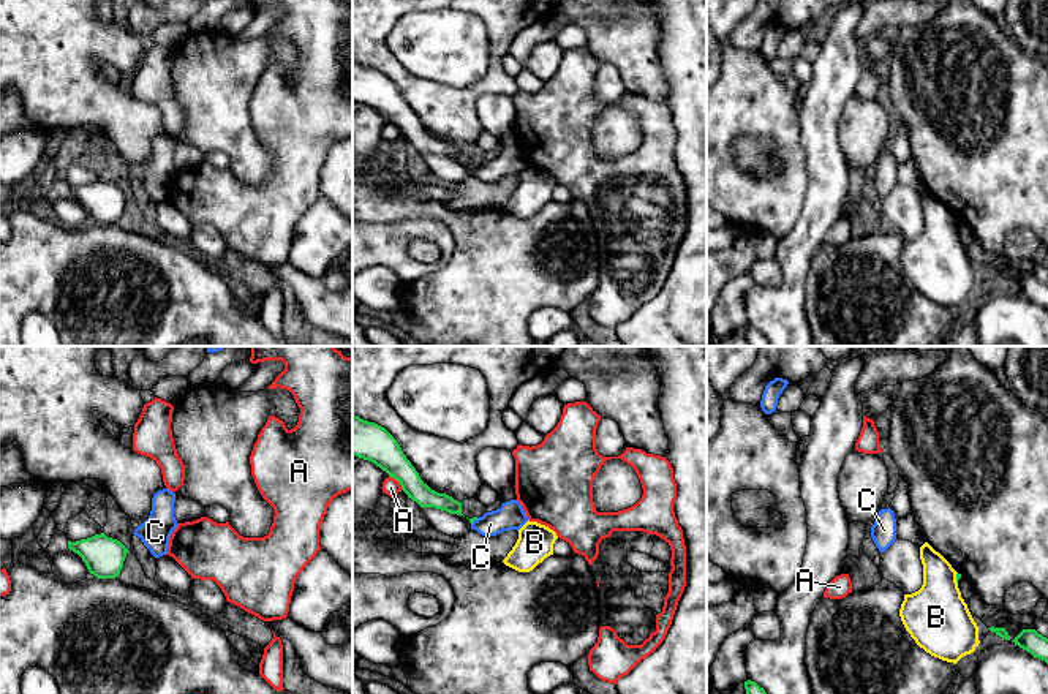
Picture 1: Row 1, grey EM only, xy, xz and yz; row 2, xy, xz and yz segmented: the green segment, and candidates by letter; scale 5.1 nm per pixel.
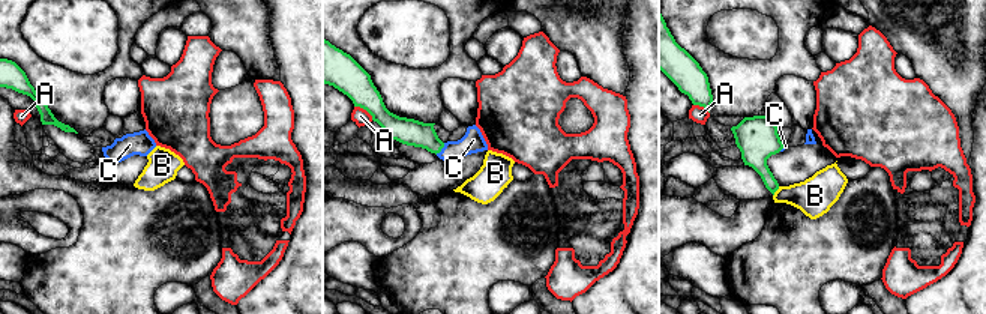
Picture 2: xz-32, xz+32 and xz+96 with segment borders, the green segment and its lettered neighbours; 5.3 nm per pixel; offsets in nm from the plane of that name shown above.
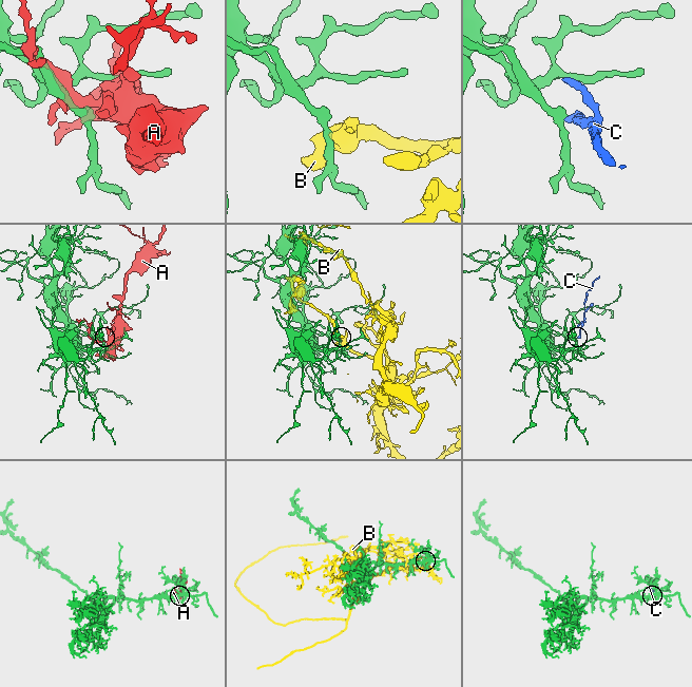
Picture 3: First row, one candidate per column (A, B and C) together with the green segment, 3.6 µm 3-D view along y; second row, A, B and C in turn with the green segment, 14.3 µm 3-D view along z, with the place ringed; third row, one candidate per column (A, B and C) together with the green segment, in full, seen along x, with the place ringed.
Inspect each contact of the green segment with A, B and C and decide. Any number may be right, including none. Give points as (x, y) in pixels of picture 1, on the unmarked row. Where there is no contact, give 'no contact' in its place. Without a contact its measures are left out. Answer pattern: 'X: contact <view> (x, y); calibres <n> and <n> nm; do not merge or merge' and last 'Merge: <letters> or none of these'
A: contact xz (397, 125); calibres 190 and 90 nm; do not merge
B: contact yz (957, 223); calibres 30 and 320 nm; do not merge
C: contact xz (474, 165); calibres 20 and 140 nm; merge
Merge: C

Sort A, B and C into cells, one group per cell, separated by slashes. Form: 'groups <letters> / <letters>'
groups A / B / C

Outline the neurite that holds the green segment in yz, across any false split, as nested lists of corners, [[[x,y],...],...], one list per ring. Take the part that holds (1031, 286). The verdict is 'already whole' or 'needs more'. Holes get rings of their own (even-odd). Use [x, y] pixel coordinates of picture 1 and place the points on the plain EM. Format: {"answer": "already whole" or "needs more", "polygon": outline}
{"answer": "already whole", "polygon": [[[1023,275],[1012,288],[1048,310],[1048,285],[1035,275]]]}

